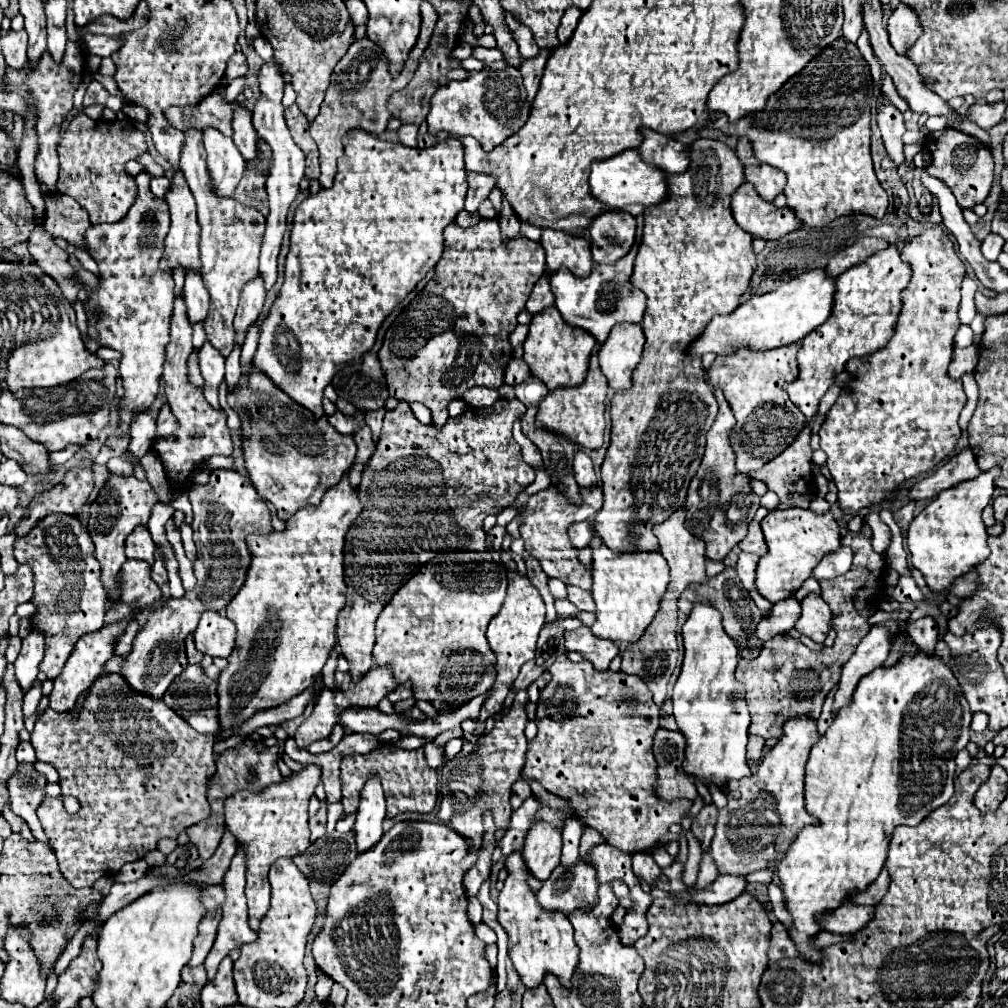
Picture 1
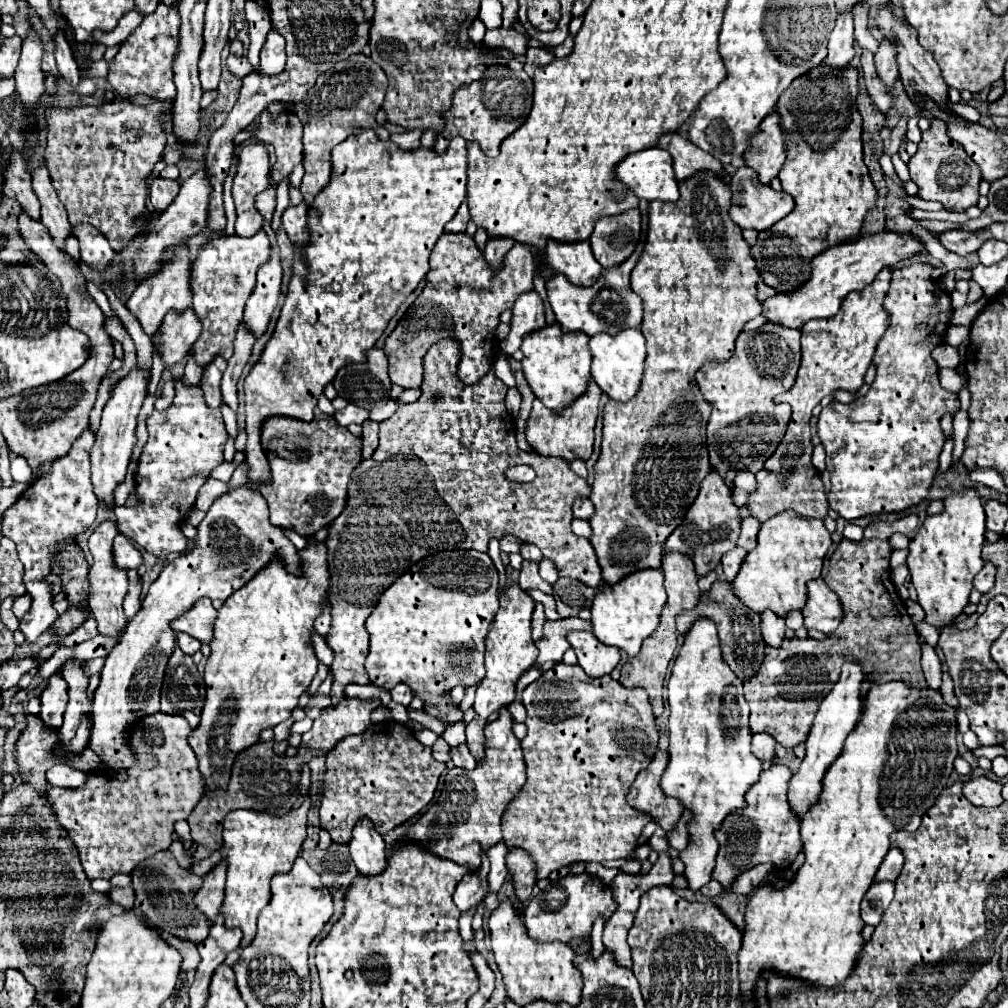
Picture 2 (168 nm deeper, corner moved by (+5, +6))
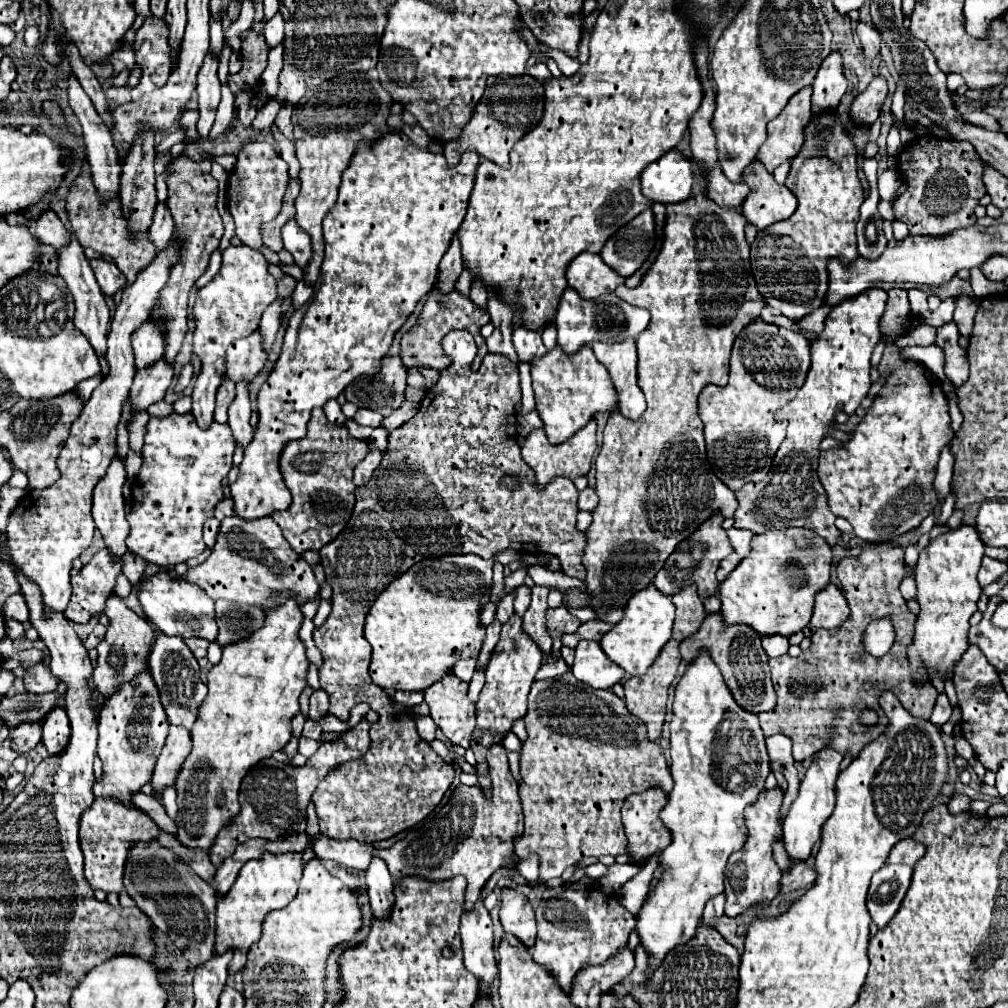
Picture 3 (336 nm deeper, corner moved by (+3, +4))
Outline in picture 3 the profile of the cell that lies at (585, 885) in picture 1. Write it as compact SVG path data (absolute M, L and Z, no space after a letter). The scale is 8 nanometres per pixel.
M565 884L565 890L559 892L553 898L541 900L541 904L535 910L537 916L537 940L531 948L531 954L535 962L545 964L559 980L561 988L565 992L571 992L571 980L573 976L583 968L583 966L593 966L593 964L603 964L609 956L613 956L621 946L627 944L629 932L635 928L635 916L621 906L617 894L607 894L599 888L585 888L585 890L571 890L571 884Z

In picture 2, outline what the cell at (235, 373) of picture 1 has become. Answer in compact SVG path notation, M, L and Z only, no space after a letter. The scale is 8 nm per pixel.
M227 404L221 406L221 412L223 412L223 420L225 420L225 426L227 426L227 432L235 440L237 438L237 430L239 430L237 428L237 416L235 416L235 412Z

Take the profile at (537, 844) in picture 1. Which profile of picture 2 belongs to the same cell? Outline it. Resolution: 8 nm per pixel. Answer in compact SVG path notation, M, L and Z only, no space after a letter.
M509 850L507 854L507 870L511 874L511 884L515 890L515 896L519 902L529 900L535 876L533 876L533 864L529 864L529 856L521 850Z

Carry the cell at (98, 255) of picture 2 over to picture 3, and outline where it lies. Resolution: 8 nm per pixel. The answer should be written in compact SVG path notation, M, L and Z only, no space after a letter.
M91 260L91 268L95 272L95 278L103 290L105 296L113 296L113 292L117 288L127 286L123 274L119 276L119 268L115 266L115 262L105 262L105 260Z

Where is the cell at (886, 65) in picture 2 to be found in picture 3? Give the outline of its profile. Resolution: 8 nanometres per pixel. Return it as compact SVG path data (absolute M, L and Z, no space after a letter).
M877 74L873 82L855 98L851 106L851 116L855 122L871 126L881 112L881 106L887 98L887 78L883 74Z

